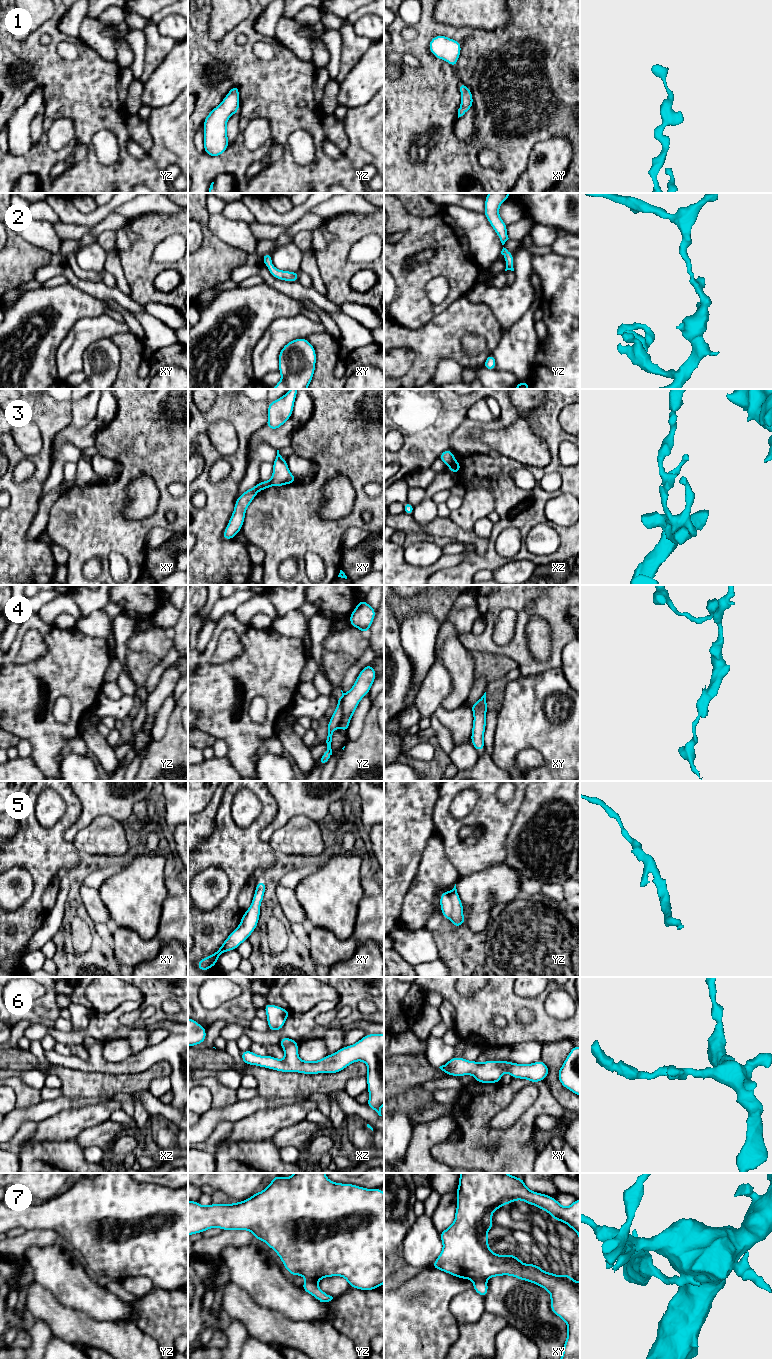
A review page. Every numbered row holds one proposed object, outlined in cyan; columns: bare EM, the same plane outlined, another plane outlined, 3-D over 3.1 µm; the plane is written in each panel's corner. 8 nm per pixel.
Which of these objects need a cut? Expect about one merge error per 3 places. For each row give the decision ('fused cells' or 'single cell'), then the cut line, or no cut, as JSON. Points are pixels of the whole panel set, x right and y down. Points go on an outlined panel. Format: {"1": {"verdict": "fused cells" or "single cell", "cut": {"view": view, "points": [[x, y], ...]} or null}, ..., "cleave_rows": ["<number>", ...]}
{"1": {"verdict": "single cell", "cut": null}, "2": {"verdict": "single cell", "cut": null}, "3": {"verdict": "fused cells", "cut": {"view": "xy", "points": [[256, 485], [258, 491]]}}, "4": {"verdict": "fused cells", "cut": {"view": "yz", "points": [[344, 694], [339, 723]]}}, "5": {"verdict": "single cell", "cut": null}, "6": {"verdict": "single cell", "cut": null}, "7": {"verdict": "fused cells", "cut": {"view": "xy", "points": [[485, 1279], [476, 1279], [474, 1281]]}}, "cleave_rows": ["3", "4", "7"]}

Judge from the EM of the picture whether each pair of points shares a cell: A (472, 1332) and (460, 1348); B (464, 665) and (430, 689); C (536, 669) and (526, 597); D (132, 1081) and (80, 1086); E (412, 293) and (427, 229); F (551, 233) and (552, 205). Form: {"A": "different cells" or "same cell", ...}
{"A": "same cell", "B": "different cells", "C": "same cell", "D": "same cell", "E": "same cell", "F": "different cells"}

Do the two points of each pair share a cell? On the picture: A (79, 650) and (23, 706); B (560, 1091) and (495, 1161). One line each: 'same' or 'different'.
A: same
B: different

